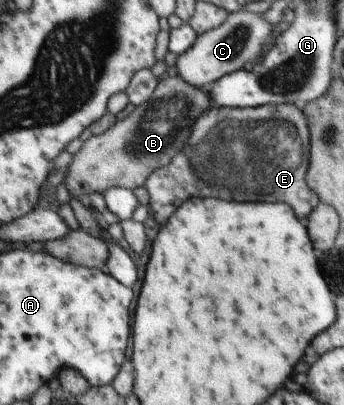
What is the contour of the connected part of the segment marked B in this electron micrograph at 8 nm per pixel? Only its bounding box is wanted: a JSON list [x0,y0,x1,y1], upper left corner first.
[63,73,212,197]

